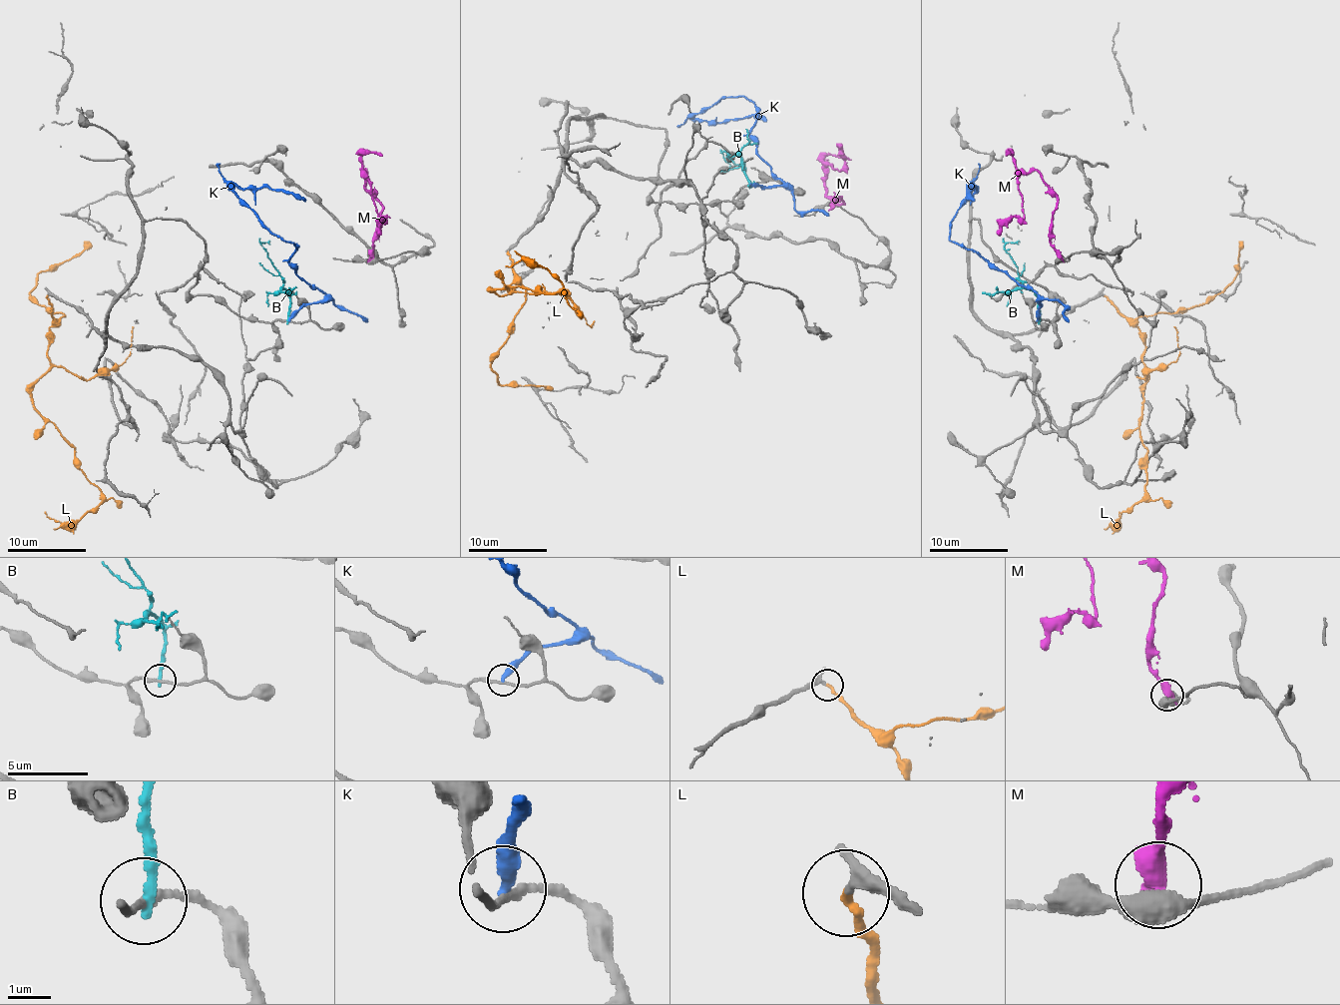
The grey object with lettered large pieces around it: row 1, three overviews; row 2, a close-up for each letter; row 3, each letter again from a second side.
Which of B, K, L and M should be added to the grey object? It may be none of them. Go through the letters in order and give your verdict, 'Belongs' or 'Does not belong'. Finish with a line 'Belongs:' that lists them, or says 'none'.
B: Does not belong
K: Does not belong
L: Belongs
M: Does not belong
Belongs: L

